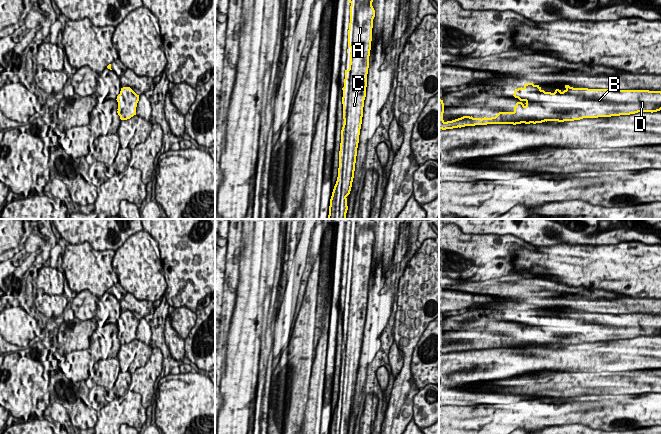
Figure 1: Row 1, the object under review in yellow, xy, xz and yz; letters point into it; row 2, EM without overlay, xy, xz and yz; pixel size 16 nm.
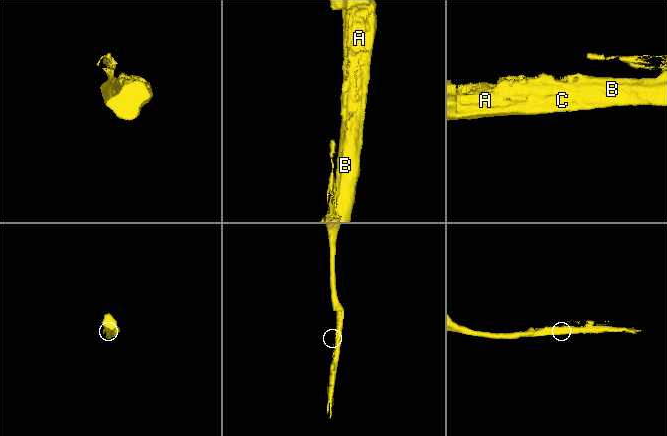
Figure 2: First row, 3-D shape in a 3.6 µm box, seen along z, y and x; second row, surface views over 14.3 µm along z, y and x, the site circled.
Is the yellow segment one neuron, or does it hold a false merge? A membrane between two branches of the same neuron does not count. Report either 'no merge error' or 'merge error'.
no merge error

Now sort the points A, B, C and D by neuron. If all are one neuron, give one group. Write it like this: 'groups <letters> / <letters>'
groups A B C D

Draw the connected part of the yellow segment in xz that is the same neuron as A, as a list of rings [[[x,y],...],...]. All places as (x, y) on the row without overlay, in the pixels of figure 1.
[[[373,219],[333,220],[336,224],[346,223],[351,228],[348,254],[348,271],[351,272],[351,278],[342,312],[344,348],[341,354],[338,401],[329,434],[348,434],[346,421],[350,418],[354,402],[375,234],[372,230]]]

